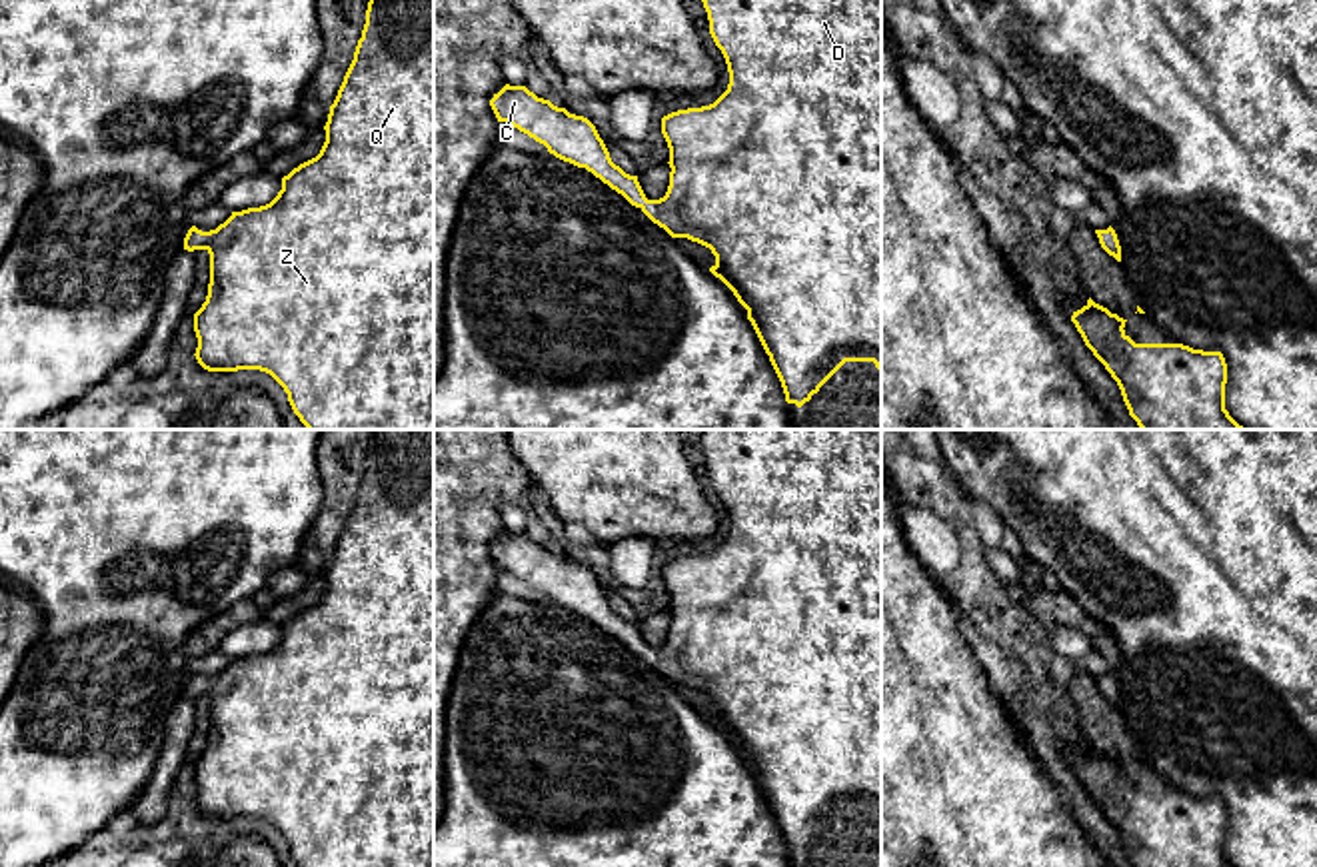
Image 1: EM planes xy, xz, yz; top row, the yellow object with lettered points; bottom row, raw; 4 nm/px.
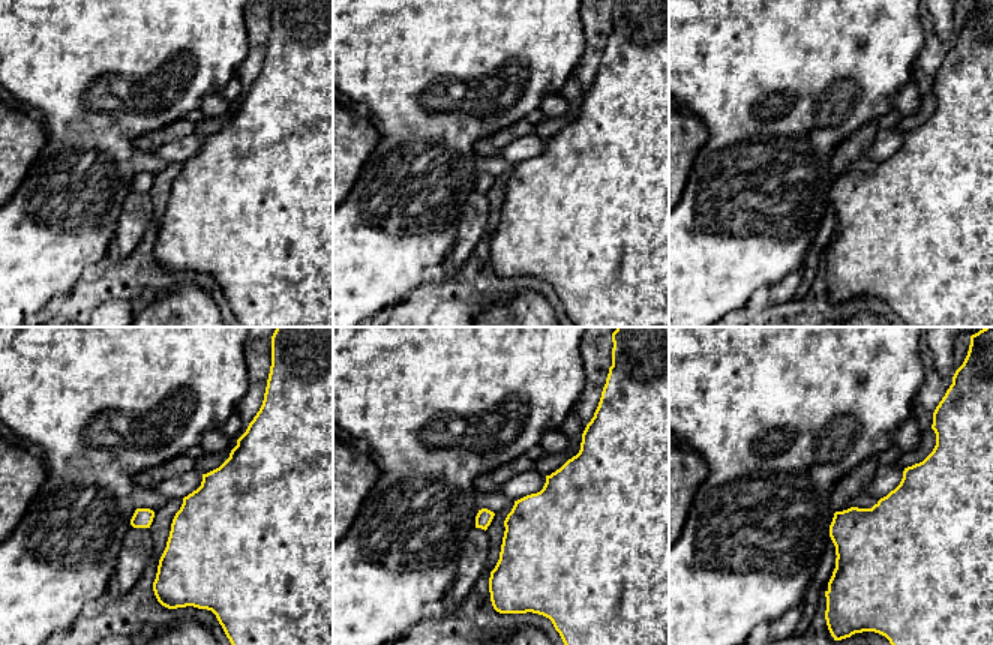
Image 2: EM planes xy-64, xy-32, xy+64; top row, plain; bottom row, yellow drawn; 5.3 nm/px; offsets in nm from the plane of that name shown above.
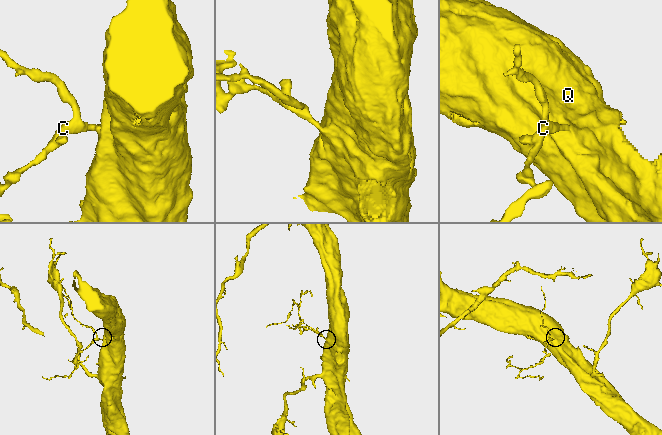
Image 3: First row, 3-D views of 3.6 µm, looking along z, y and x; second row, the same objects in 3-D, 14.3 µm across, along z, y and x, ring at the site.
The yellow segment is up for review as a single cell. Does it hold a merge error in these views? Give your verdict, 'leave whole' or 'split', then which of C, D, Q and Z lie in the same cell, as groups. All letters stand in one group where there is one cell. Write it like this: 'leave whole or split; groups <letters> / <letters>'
leave whole; groups C D Q Z

